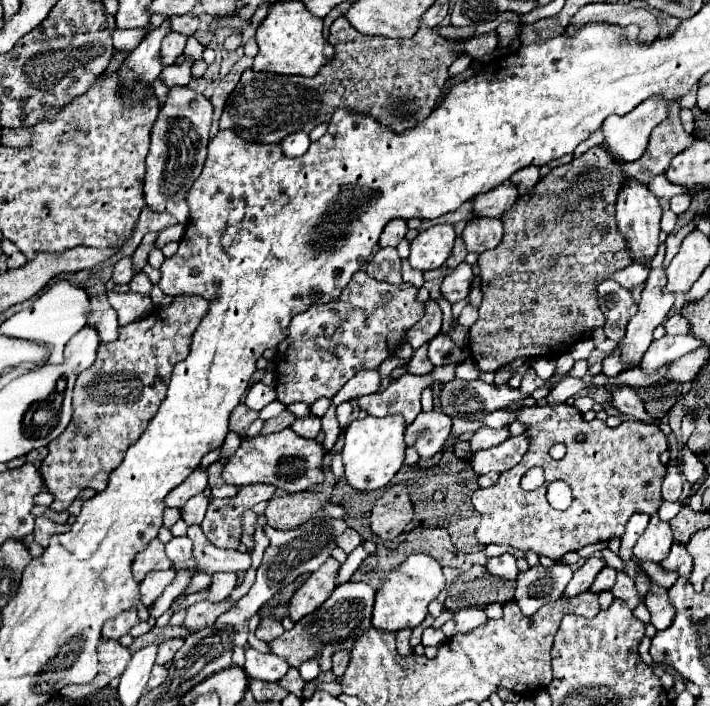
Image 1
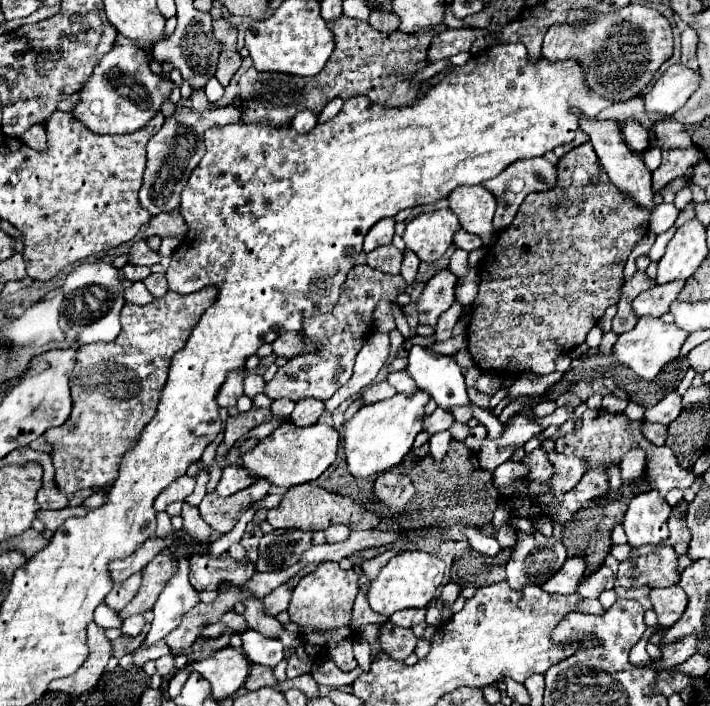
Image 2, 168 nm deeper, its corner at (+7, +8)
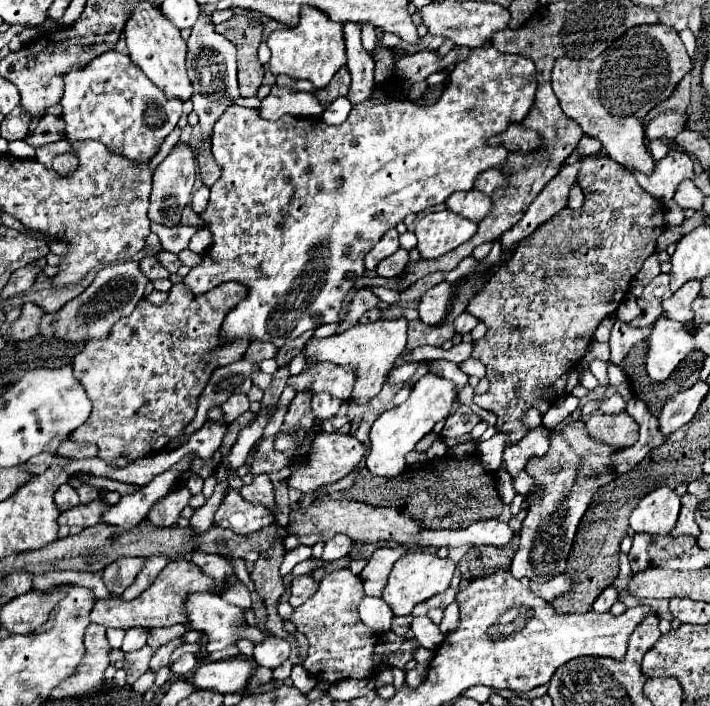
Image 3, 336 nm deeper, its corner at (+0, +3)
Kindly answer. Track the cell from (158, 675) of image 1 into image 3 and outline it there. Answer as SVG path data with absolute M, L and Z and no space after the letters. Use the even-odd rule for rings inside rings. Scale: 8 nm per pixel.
M186 653L186 655L182 655L176 663L172 663L172 665L170 665L170 669L172 669L172 673L176 673L176 675L188 675L196 665L198 665L196 655Z

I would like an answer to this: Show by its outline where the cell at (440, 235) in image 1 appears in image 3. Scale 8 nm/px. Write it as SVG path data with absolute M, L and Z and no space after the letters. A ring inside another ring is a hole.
M430 211L416 223L418 251L424 259L438 259L468 241L476 233L476 227L458 213Z

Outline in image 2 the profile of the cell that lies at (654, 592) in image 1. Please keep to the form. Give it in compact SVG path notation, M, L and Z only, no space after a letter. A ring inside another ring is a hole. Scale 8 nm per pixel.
M679 586L653 588L651 602L659 618L659 626L673 626L677 620L681 620L687 608L687 594Z

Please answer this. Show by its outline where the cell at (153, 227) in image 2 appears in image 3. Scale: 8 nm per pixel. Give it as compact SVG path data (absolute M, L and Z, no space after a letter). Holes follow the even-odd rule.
M186 207L186 209L184 209L180 225L192 225L192 227L204 227L204 223L202 223L200 215L198 215L198 213L194 213L194 211L190 209L190 207Z

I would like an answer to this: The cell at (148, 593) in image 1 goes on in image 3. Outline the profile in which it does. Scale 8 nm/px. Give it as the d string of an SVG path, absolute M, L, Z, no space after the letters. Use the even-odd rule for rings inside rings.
M188 559L170 561L162 573L156 577L154 585L146 589L140 597L134 601L122 601L120 597L112 597L106 601L96 601L92 609L92 623L104 625L104 627L116 627L116 629L132 629L132 627L172 627L176 623L184 623L184 599L188 593L194 591L212 591L212 579L206 577L198 565L194 565Z

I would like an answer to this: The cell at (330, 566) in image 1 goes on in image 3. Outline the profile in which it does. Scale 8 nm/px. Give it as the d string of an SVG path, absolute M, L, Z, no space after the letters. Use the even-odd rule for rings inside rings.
M340 569L328 573L320 581L318 591L304 605L294 609L290 621L296 625L296 631L306 635L310 643L308 657L302 667L318 681L334 683L340 679L364 679L374 673L372 653L380 637L358 617L358 603L362 597L362 579L350 569Z

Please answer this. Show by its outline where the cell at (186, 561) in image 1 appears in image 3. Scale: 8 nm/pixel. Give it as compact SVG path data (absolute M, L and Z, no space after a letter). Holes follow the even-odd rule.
M192 593L186 597L186 617L186 629L202 631L210 639L213 646L206 648L208 653L236 643L236 627L246 625L242 609L216 593Z

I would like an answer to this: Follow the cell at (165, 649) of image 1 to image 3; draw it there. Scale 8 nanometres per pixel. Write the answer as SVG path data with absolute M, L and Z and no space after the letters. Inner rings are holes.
M144 646L142 649L128 653L126 661L124 661L124 669L126 669L126 681L132 685L142 673L149 669L149 661L153 657L154 651L150 646Z

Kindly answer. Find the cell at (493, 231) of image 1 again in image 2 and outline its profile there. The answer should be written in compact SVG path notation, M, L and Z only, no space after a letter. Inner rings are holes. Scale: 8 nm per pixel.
M459 230L459 232L455 234L455 246L457 246L457 248L461 248L461 250L471 252L471 250L481 248L481 246L483 246L483 242L479 240L479 236L469 234L469 232L465 232L465 230Z

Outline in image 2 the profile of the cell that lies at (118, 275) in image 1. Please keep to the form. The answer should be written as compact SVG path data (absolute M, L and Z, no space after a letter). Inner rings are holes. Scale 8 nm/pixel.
M145 240L135 242L135 244L133 244L133 248L129 250L129 254L131 254L131 258L129 258L129 262L131 262L131 264L153 266L153 264L159 264L159 262L161 262L161 256L159 256L157 252L153 252L153 250L147 246L147 242L145 242Z

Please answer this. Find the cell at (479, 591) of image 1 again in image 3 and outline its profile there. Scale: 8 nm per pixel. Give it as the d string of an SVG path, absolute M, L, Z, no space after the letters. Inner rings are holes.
M514 535L510 545L504 545L504 547L472 547L472 549L468 549L468 553L464 553L464 557L458 563L462 579L474 581L474 579L486 577L488 573L494 573L498 569L508 569L516 549L518 549L518 535Z

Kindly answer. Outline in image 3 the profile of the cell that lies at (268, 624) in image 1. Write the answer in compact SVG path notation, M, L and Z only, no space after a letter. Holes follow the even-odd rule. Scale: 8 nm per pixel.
M304 575L304 577L296 577L292 581L292 587L290 587L290 605L292 607L298 607L302 605L310 595L314 595L318 589L318 583L312 579L312 575Z

